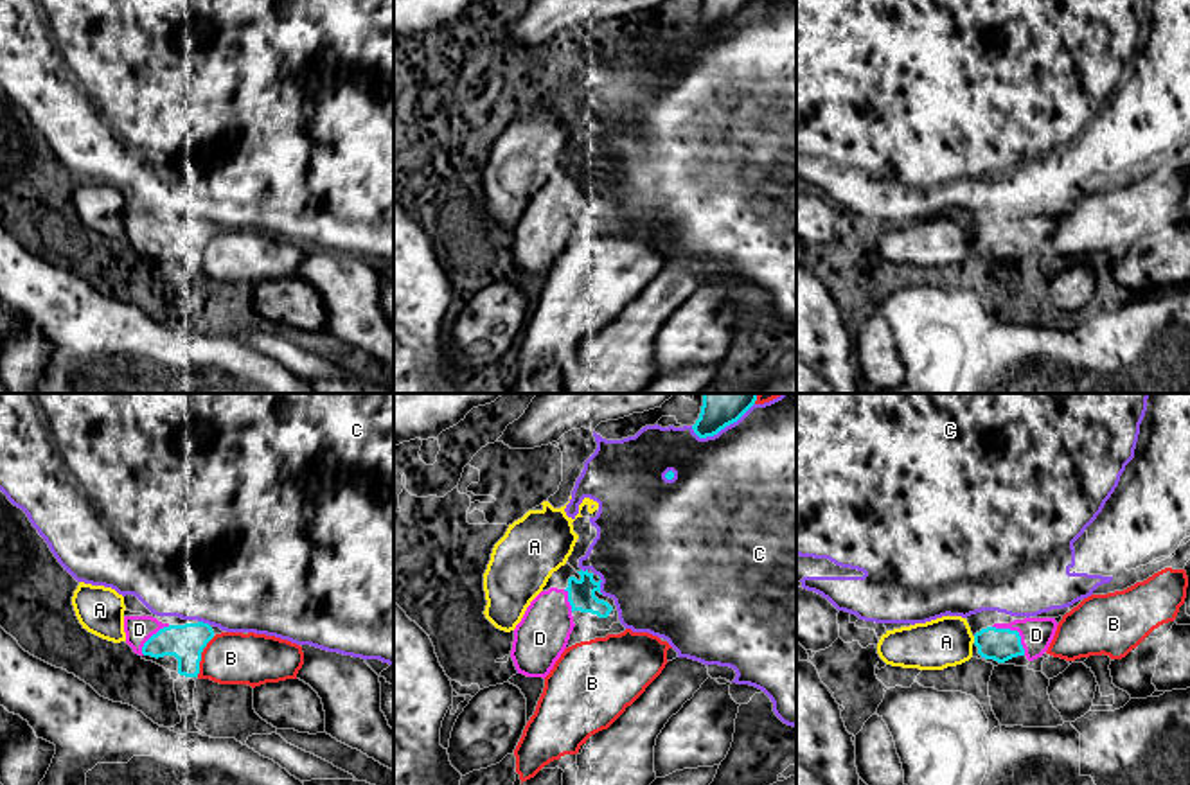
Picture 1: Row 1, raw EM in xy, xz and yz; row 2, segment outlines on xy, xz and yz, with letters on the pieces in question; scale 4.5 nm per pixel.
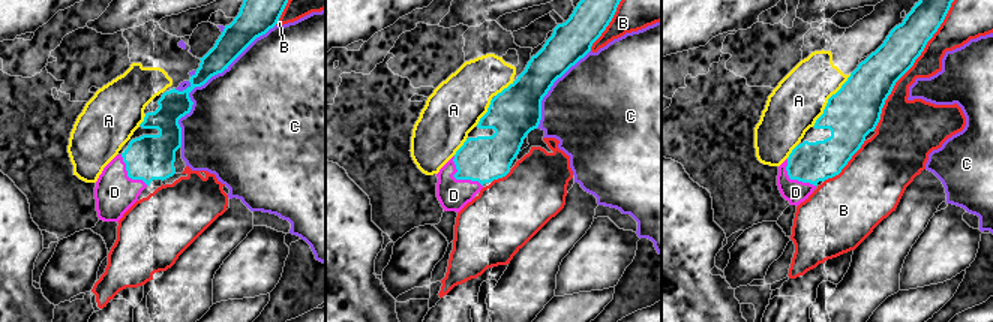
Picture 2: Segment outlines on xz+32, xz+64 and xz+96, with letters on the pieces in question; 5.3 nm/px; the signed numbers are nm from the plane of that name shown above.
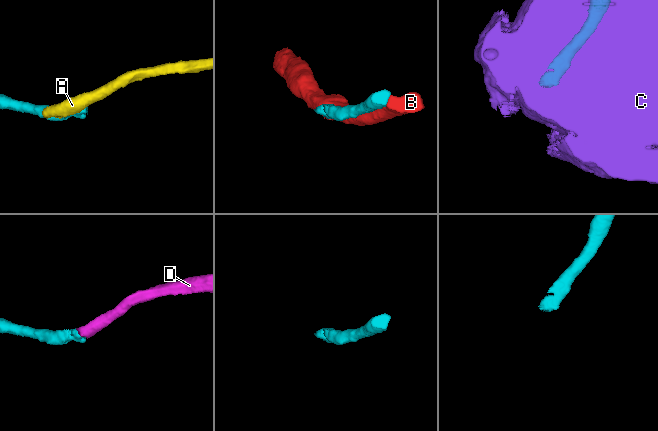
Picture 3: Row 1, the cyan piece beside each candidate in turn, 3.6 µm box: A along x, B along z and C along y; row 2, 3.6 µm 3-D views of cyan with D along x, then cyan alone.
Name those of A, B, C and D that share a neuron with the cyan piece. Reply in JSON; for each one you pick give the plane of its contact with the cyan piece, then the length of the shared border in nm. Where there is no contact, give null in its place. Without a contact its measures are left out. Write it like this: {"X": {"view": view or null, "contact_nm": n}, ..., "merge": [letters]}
{"D": {"view": "yz", "contact_nm": 200}, "merge": ["D"]}

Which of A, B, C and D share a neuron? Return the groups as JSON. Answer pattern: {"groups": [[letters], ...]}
{"groups": [["A"], ["B"], ["C"], ["D"]]}

